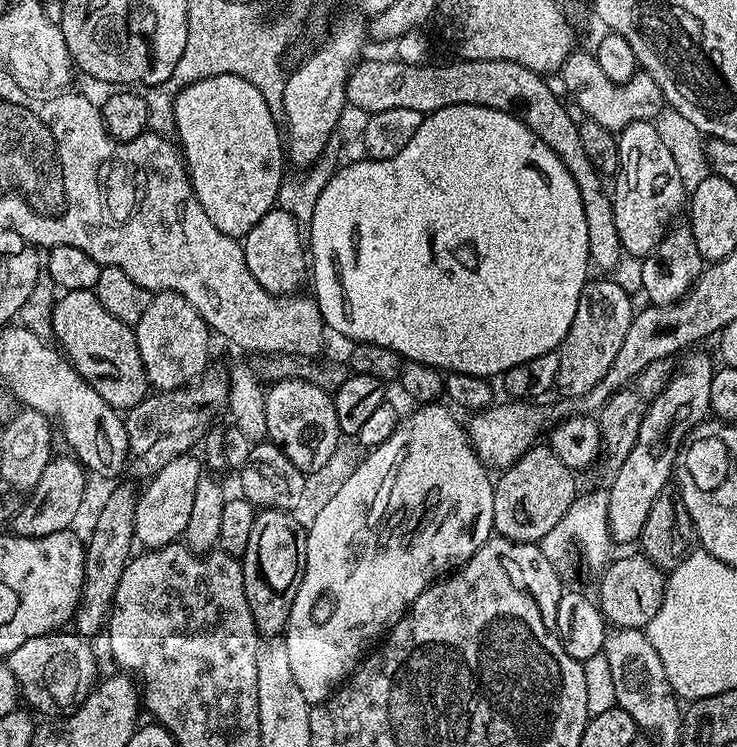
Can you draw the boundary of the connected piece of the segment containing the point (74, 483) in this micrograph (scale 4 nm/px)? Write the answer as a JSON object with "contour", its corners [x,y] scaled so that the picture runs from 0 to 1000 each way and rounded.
{"contour":[[[77,609],[69,614],[57,632],[49,652],[45,653],[33,676],[20,681],[14,707],[23,718],[35,720],[62,720],[62,715],[79,715],[99,705],[103,689],[114,675],[114,657],[119,653],[121,633],[113,621],[96,609]]]}

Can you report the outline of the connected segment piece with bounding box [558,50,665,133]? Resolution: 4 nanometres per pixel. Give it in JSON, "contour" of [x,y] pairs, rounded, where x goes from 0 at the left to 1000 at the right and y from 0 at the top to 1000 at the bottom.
{"contour":[[[777,67],[760,90],[757,106],[765,111],[767,120],[782,133],[783,142],[792,149],[791,154],[796,159],[811,163],[811,169],[822,169],[833,178],[840,178],[841,173],[867,161],[889,162],[896,145],[902,143],[901,127],[896,123],[893,110],[882,104],[879,96],[863,95],[860,104],[855,104],[855,110],[848,112],[828,110],[802,68]]]}

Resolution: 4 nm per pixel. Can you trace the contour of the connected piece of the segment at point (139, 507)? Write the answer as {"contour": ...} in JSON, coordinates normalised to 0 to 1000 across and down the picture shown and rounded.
{"contour":[[[251,608],[236,613],[236,618],[225,618],[214,635],[205,639],[194,649],[185,672],[185,723],[195,727],[201,736],[224,734],[225,730],[243,724],[252,710],[252,699],[258,699],[258,683],[263,679],[263,656],[269,656],[269,645],[274,636],[274,621],[265,609]]]}

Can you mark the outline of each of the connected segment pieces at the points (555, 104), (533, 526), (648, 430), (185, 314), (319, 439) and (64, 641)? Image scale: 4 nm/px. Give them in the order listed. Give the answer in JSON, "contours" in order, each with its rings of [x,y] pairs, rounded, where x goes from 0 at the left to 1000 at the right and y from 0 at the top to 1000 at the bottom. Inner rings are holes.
{"contours":[[[[490,79],[475,99],[469,115],[469,134],[493,153],[518,147],[567,147],[577,153],[593,150],[605,142],[659,142],[670,147],[693,150],[710,161],[773,228],[784,254],[790,260],[790,278],[795,281],[795,316],[798,347],[805,355],[830,361],[848,341],[839,319],[839,303],[833,303],[830,264],[821,256],[815,232],[801,217],[790,195],[787,167],[783,157],[771,151],[771,145],[749,124],[739,103],[720,96],[714,88],[691,80],[626,80],[619,86],[548,86],[544,80]]],[[[733,598],[718,600],[714,608],[708,608],[708,613],[703,613],[672,639],[668,655],[670,661],[668,705],[672,716],[710,728],[729,727],[761,699],[775,673],[782,669],[783,633],[769,627],[757,613],[757,608],[749,605],[748,598]]],[[[939,469],[927,478],[924,487],[906,507],[906,515],[882,538],[871,565],[866,570],[866,588],[860,602],[849,608],[849,618],[834,628],[826,661],[826,712],[837,730],[867,724],[871,704],[877,704],[877,688],[887,677],[887,667],[908,652],[920,625],[923,606],[934,582],[962,561],[963,511],[969,486],[955,471]],[[935,475],[935,477],[934,477]],[[934,477],[934,478],[932,478]],[[908,643],[908,648],[906,648]]],[[[235,390],[210,392],[198,420],[193,420],[191,428],[182,435],[182,443],[193,490],[208,521],[235,525],[239,519],[254,519],[284,491],[282,432],[244,394]]],[[[392,506],[373,510],[360,523],[362,588],[380,598],[383,608],[415,635],[434,632],[450,616],[464,590],[459,554],[446,521],[436,519],[422,507]]],[[[77,843],[52,854],[41,854],[41,859],[30,859],[24,870],[8,880],[11,894],[27,920],[31,941],[45,954],[56,953],[60,959],[71,959],[65,961],[96,954],[125,928],[133,914],[133,904],[130,905],[130,884],[125,880],[125,867],[119,862],[123,861],[102,845]]]]}

